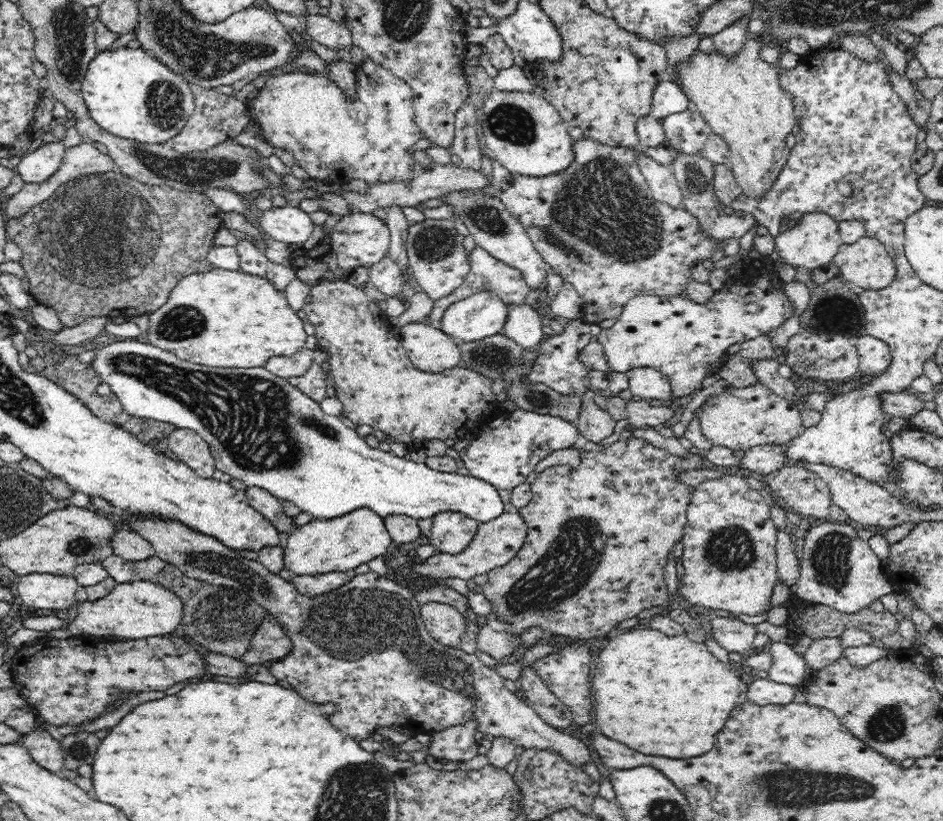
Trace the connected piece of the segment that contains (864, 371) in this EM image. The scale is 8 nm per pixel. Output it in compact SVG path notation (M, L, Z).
M862 336L854 340L859 354L859 376L874 377L890 368L892 349L882 339Z

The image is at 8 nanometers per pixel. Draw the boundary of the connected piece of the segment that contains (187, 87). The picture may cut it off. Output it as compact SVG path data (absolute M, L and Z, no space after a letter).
M144 48L100 50L82 82L82 97L91 119L110 134L143 143L166 143L194 114L194 88Z

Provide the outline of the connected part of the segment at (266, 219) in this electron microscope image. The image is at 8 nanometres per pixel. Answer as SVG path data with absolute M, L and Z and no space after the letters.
M290 205L282 208L269 208L263 212L260 220L260 230L264 234L288 244L306 242L312 236L315 226L310 213L302 211L298 206Z

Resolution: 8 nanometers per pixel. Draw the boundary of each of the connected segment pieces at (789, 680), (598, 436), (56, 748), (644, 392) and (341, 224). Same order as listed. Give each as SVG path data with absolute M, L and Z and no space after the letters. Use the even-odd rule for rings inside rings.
M772 643L769 646L772 666L768 670L770 680L796 686L805 684L804 672L807 668L804 657L784 643Z
M591 387L583 392L584 410L580 414L580 420L578 420L576 427L579 434L584 436L586 440L589 440L592 444L600 444L606 438L612 436L616 422L606 410L596 406L593 398L594 390Z
M36 728L30 734L22 735L22 744L42 768L57 774L64 770L62 745L47 731Z
M636 368L626 372L629 388L635 399L659 400L662 405L669 405L674 400L670 379L655 368Z
M353 212L349 215L341 216L340 220L331 228L329 234L321 240L320 246L314 248L298 250L291 259L288 260L288 266L295 270L295 276L308 284L308 286L318 286L324 282L338 282L338 280L346 280L346 276L354 272L356 268L370 269L380 259L388 255L390 235L388 227L372 213ZM322 262L322 270L330 272L330 280L320 280L312 278L312 270L318 272Z

